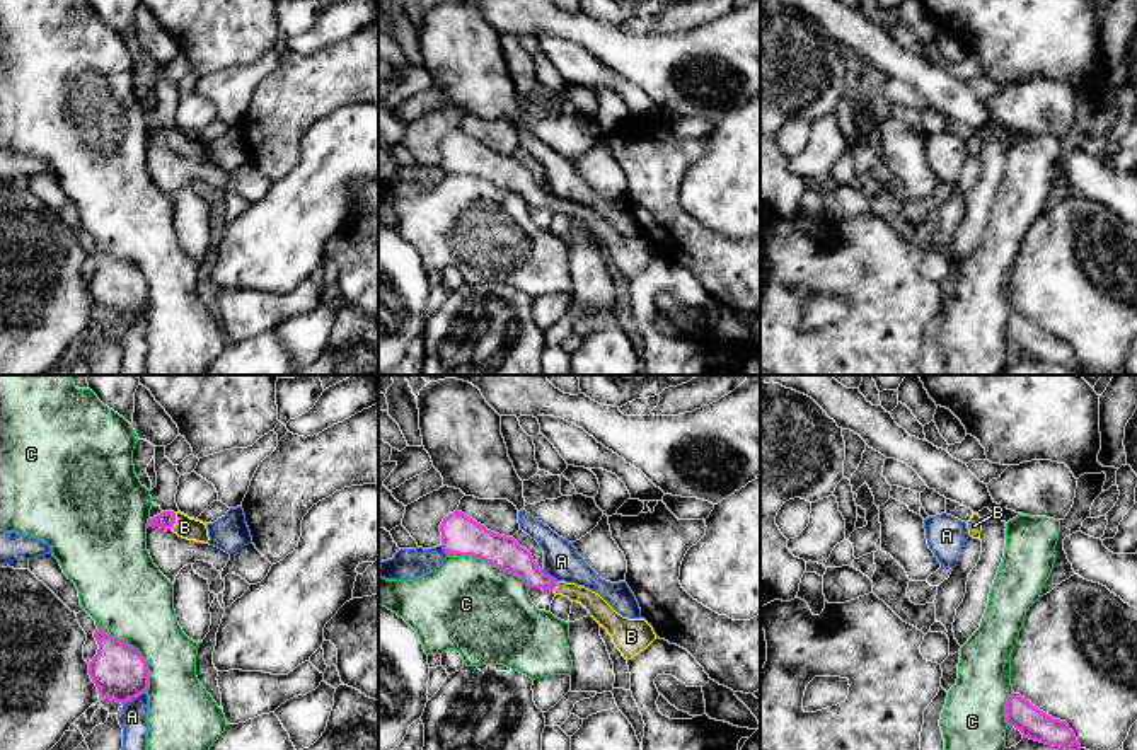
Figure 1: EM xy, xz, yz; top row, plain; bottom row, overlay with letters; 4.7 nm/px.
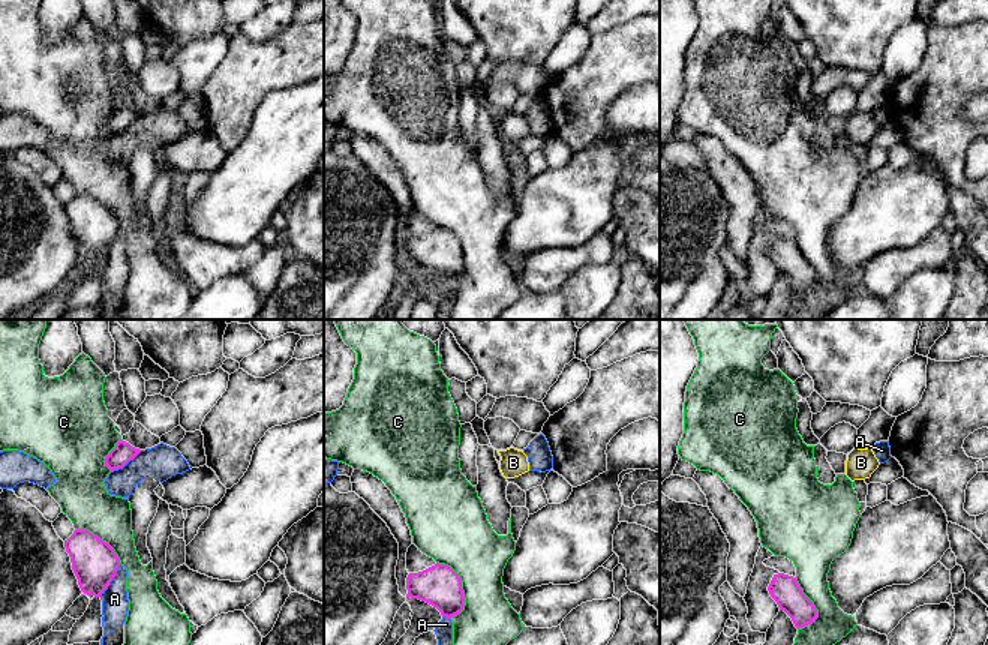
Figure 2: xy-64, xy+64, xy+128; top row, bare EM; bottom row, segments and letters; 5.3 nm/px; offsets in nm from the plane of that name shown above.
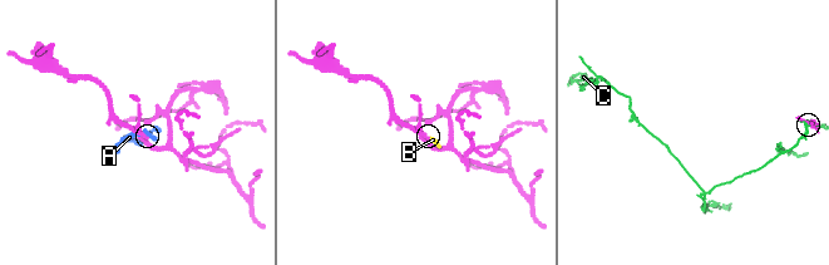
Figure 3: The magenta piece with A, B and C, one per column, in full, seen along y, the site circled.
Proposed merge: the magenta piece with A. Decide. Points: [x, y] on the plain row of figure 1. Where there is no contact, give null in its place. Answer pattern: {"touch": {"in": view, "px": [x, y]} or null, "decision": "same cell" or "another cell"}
{"touch": {"in": "xy", "px": [133, 316]}, "decision": "another cell"}

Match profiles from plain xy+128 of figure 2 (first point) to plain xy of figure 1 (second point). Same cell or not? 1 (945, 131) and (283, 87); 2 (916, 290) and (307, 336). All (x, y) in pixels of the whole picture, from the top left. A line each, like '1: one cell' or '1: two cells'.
1: one cell
2: one cell

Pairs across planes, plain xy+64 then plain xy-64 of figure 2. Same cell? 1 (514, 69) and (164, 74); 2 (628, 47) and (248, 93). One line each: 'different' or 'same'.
1: different
2: same

